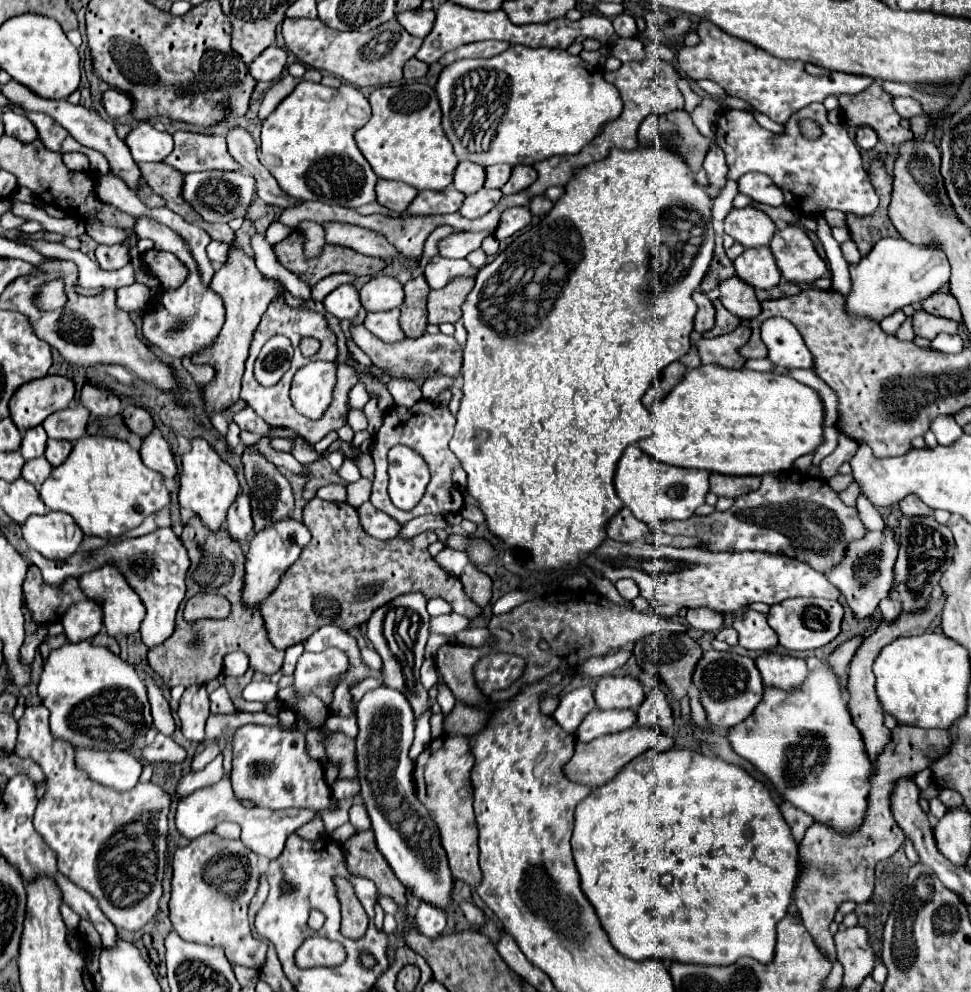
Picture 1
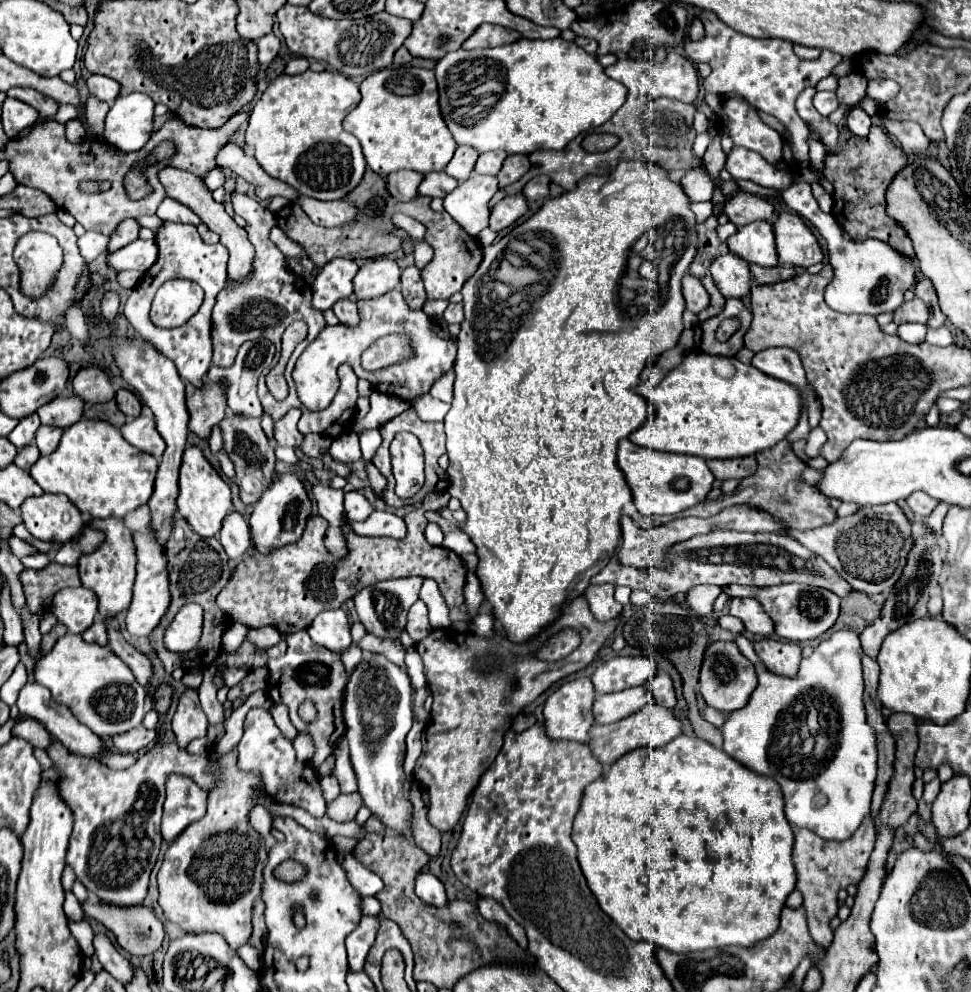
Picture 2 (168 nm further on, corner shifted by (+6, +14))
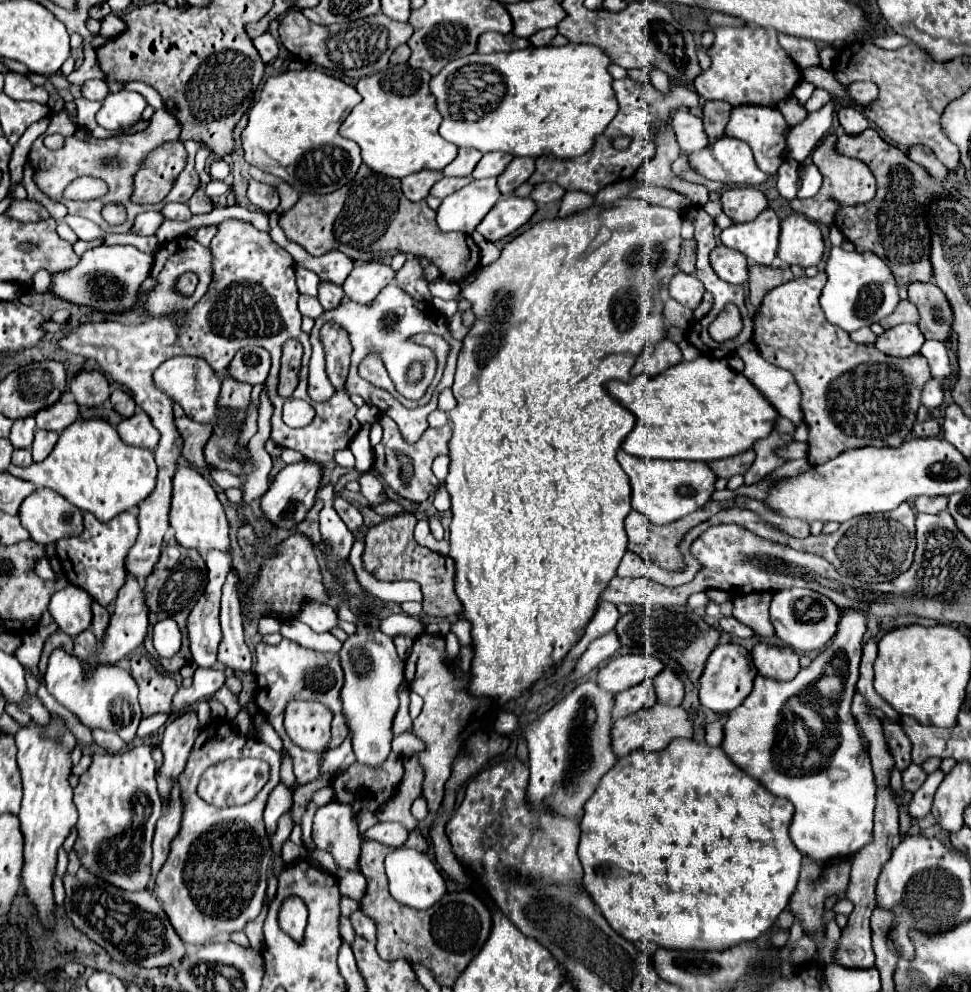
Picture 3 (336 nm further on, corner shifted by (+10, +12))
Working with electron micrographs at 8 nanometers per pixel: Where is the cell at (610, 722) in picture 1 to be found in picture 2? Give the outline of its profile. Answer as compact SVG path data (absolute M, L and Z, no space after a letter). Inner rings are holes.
M637 686L623 692L597 696L593 704L595 724L611 724L621 718L627 718L629 714L635 714L637 710L641 710L641 706L645 706L649 700L651 698L649 698L647 686Z

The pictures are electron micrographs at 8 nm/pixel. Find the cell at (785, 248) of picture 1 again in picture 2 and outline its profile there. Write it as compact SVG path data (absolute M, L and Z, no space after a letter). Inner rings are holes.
M781 212L773 222L779 264L809 268L823 260L823 250L799 214Z

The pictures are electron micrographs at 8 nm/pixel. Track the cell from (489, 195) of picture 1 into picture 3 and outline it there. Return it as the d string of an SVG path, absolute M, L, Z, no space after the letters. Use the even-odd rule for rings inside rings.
M495 178L473 180L441 202L437 210L437 224L443 232L471 234L499 198L501 192Z

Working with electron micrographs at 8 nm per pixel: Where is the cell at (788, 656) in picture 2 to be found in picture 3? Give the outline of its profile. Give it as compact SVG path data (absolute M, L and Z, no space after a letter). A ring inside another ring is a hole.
M759 642L753 648L751 658L757 672L773 680L791 680L801 670L799 656L787 646L773 646L773 644Z

